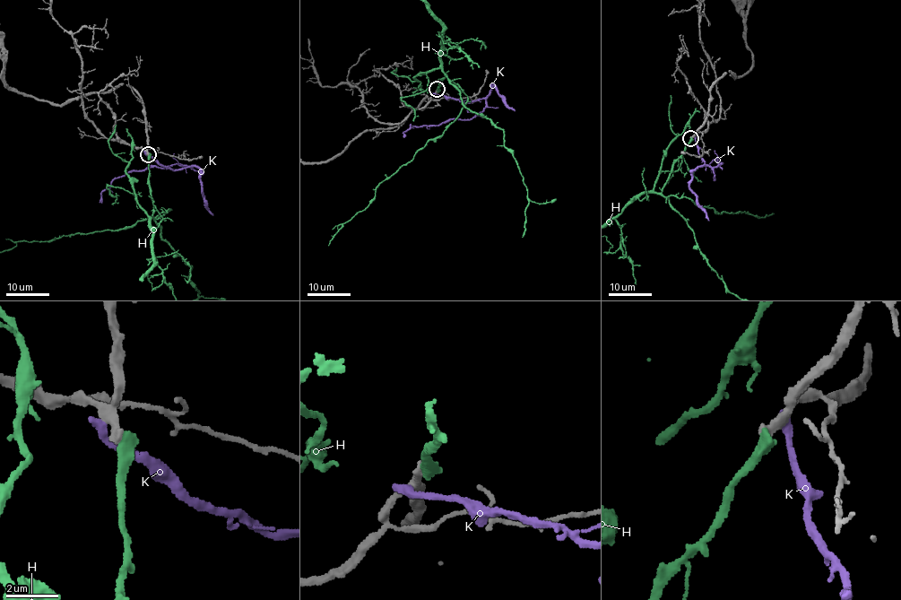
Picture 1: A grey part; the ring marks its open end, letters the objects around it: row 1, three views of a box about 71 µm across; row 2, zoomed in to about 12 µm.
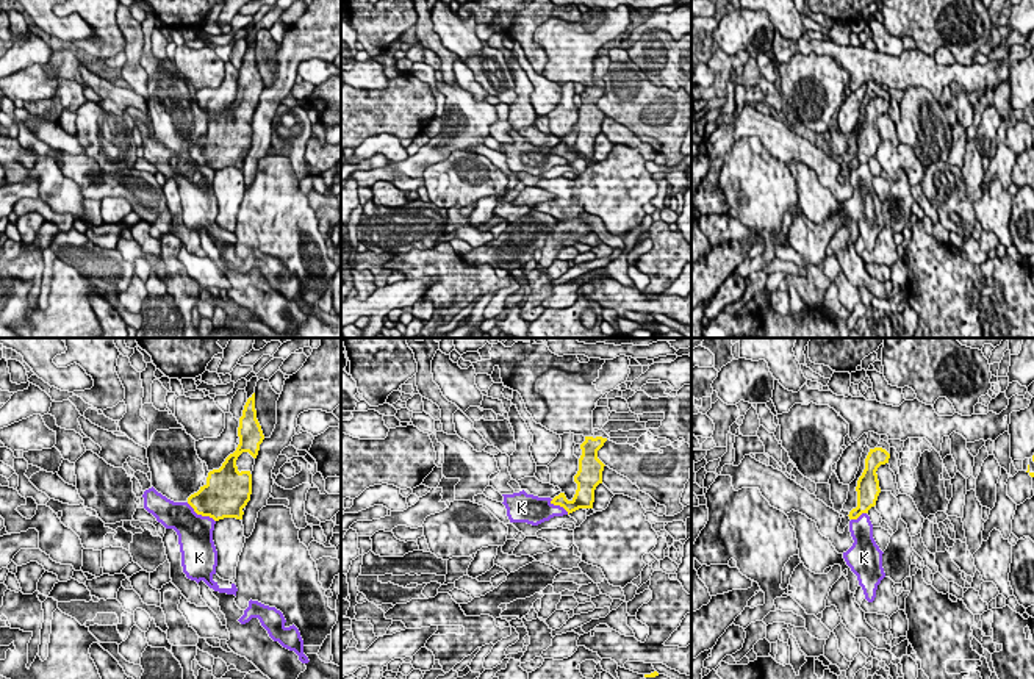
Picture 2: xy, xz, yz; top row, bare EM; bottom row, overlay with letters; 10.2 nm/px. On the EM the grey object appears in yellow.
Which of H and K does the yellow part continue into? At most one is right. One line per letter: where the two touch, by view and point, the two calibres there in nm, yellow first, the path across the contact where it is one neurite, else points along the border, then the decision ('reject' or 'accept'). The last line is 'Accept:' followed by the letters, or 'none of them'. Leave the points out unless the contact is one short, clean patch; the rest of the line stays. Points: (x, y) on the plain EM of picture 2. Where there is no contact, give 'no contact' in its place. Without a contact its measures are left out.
H: no contact | reject
K: xy (201, 163) | 400/360 nm | along xy (186, 152), (197, 163), (208, 165), (215, 171) | reject
Accept: none of them

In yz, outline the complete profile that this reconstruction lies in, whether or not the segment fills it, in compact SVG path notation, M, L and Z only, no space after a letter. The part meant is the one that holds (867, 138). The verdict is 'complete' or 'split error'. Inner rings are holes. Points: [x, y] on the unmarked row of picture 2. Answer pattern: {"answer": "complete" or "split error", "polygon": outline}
{"answer": "complete", "polygon": "M882 97L870 99L865 108L865 119L857 130L857 156L849 161L849 169L857 169L862 163L868 163L876 155L881 142L878 130L878 117L889 113L890 103Z"}

